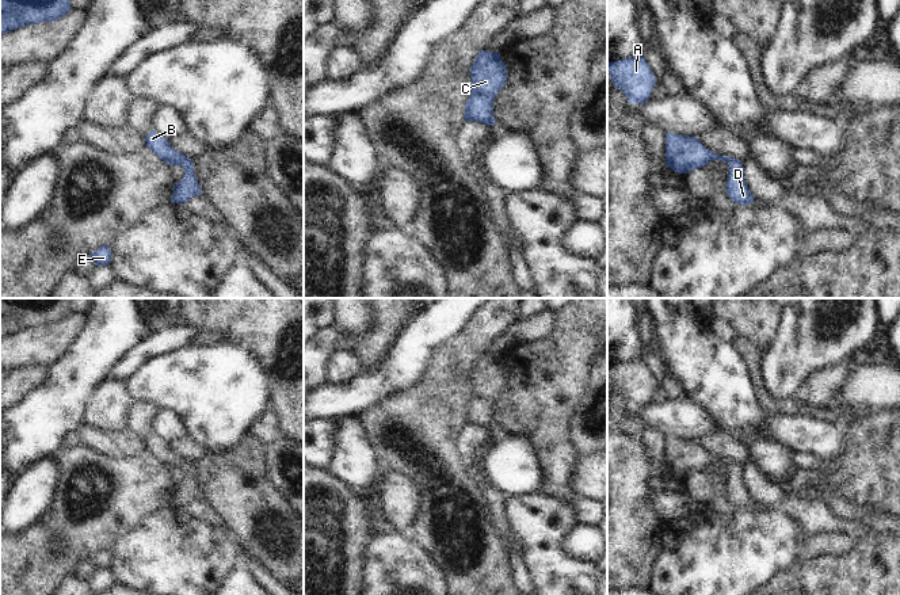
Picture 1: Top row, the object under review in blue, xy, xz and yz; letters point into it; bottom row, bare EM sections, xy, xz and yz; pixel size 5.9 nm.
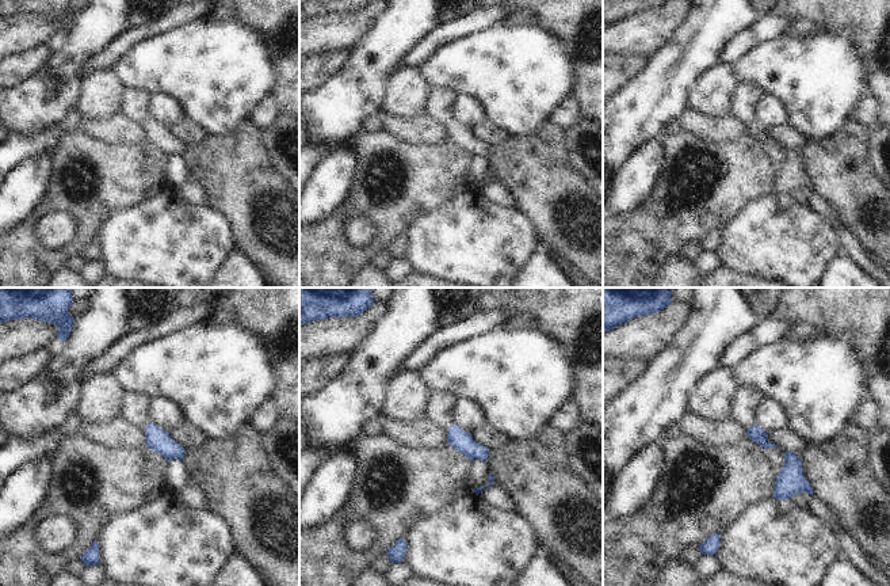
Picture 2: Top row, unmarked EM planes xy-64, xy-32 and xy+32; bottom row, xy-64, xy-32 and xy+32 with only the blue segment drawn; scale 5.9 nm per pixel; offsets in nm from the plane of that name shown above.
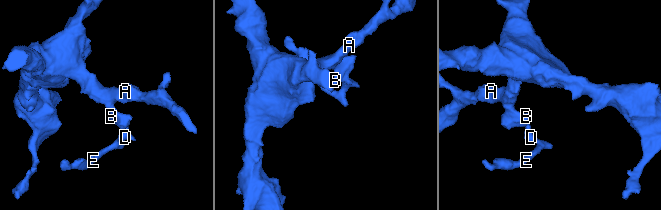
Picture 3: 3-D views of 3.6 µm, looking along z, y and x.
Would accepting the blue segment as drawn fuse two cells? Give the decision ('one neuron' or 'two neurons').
one neuron

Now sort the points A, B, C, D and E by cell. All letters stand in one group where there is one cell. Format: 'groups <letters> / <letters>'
groups A B C D E

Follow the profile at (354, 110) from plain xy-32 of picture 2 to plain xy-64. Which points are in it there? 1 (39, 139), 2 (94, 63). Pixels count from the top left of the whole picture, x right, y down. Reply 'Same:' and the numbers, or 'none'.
Same: none

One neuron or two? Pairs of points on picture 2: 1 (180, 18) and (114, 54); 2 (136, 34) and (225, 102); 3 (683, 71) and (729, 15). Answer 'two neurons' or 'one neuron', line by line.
1: one neuron
2: two neurons
3: one neuron

